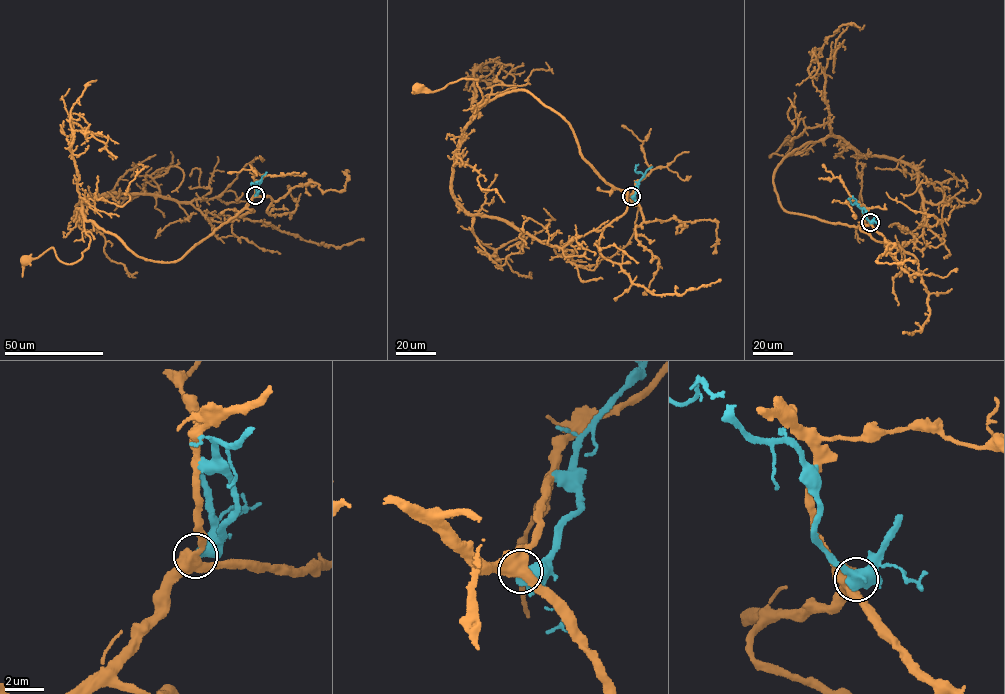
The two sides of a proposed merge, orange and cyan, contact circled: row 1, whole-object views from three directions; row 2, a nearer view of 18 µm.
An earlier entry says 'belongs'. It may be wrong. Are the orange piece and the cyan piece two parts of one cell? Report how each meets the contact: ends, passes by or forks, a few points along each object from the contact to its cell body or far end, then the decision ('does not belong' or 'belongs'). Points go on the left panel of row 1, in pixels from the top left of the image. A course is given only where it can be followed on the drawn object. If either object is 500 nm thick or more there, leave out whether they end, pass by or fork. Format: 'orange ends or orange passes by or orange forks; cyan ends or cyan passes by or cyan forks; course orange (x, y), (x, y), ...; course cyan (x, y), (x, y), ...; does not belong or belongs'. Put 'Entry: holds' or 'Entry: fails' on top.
Entry: fails
course orange (254, 195), (177, 260), (136, 256), (85, 220), (90, 239), (80, 259), (64, 263), (52, 247), (25, 260); course cyan (254, 195), (260, 181), (252, 187), (253, 183); does not belong

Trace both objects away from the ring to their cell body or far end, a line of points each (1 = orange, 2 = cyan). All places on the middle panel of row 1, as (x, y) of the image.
1: (631, 196), (582, 156), (571, 125), (522, 89), (475, 111), (483, 98), (478, 79), (431, 92), (417, 87)
2: (631, 196), (643, 176), (635, 171), (638, 164)

